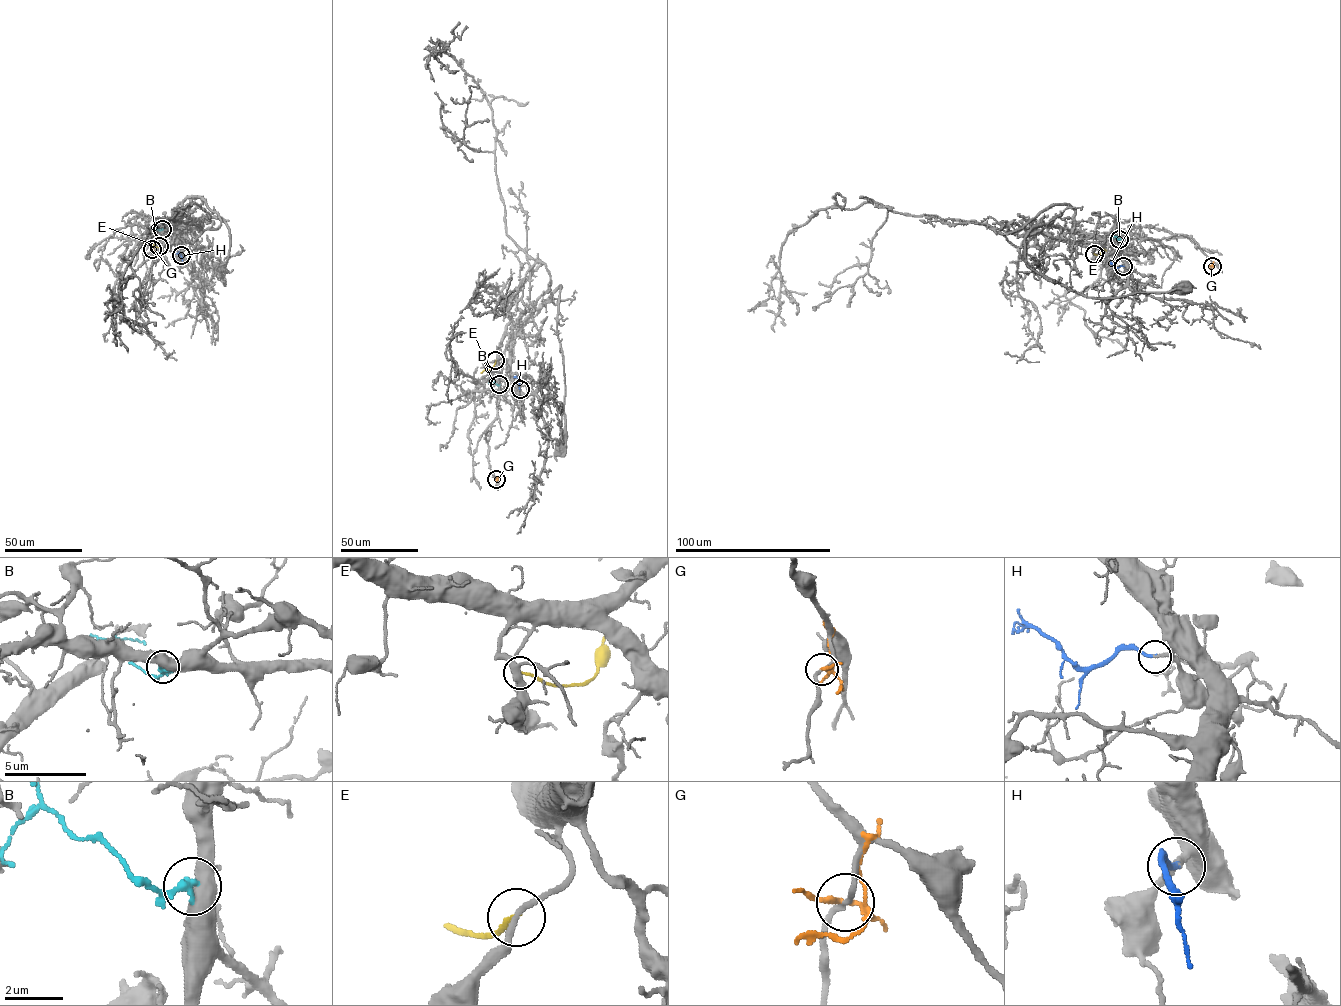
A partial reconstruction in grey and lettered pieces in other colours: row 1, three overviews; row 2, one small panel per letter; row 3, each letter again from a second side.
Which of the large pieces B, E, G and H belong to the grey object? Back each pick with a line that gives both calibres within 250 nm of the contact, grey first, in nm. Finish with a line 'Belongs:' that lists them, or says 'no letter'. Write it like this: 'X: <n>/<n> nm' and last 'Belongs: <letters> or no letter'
H: 150/190 nm
Belongs: H

